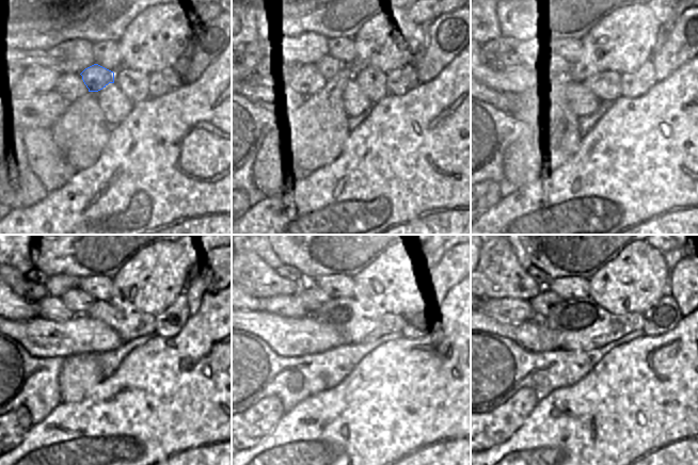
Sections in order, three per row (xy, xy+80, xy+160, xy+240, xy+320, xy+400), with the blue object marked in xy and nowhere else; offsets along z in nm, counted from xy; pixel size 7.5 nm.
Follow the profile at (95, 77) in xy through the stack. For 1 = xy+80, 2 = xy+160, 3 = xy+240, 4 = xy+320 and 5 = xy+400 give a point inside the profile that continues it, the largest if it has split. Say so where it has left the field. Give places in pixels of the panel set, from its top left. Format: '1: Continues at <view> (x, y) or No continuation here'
1: Continues at xy+80 (330, 67)
2: Continues at xy+160 (574, 70)
3: Continues at xy+240 (79, 302)
4: Continues at xy+320 (313, 298)
5: Continues at xy+400 (543, 304)

